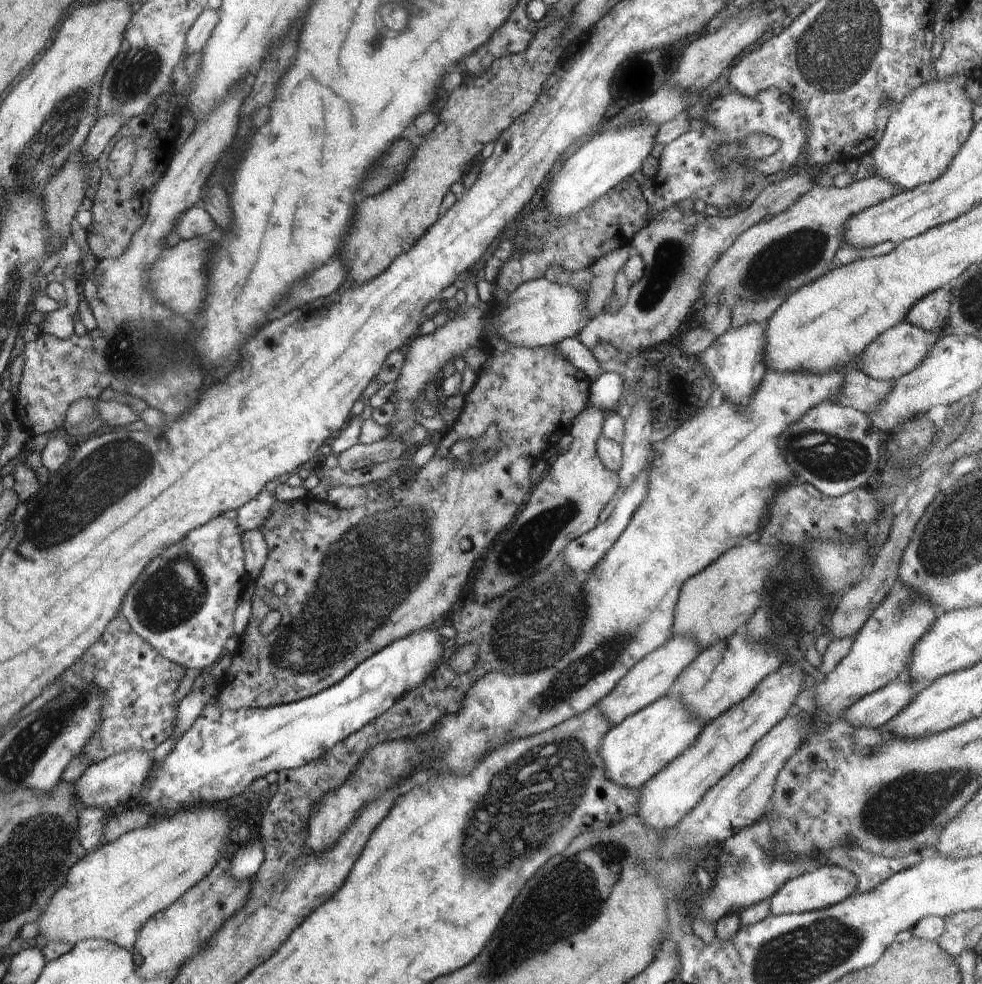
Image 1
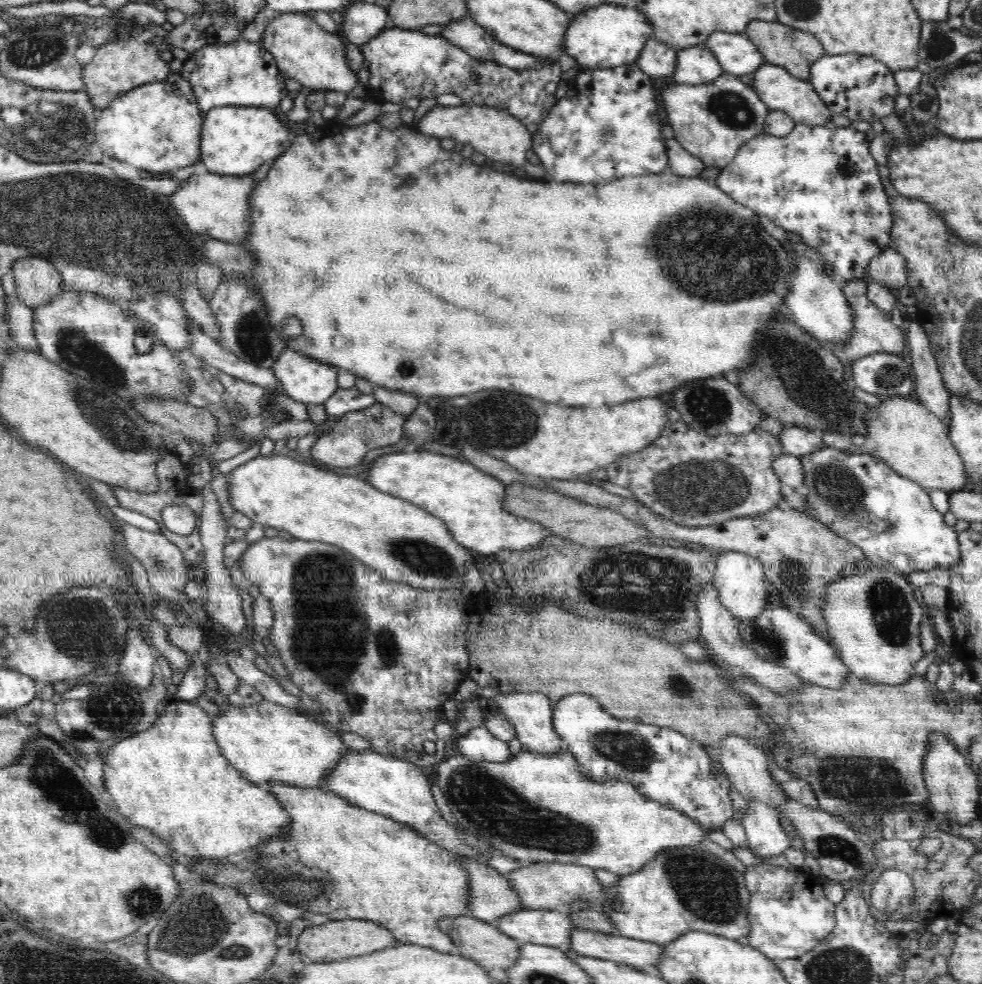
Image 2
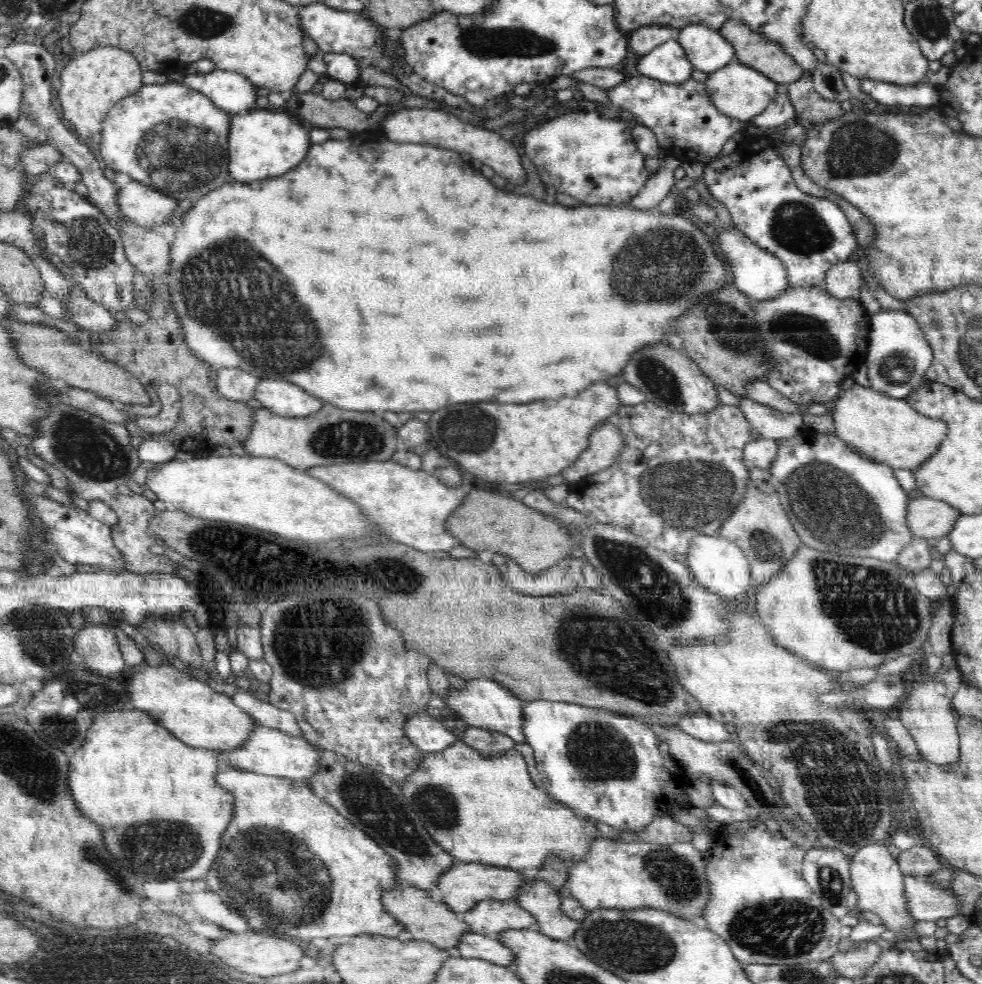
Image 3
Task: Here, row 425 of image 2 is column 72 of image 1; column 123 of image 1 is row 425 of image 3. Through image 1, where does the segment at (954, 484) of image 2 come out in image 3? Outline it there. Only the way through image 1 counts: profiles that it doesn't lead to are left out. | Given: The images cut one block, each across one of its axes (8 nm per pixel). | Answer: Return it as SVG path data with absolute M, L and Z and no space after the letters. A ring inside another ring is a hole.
M856 382L836 398L831 416L836 435L860 456L911 471L936 454L949 429L944 421L920 414L906 399L888 397Z

